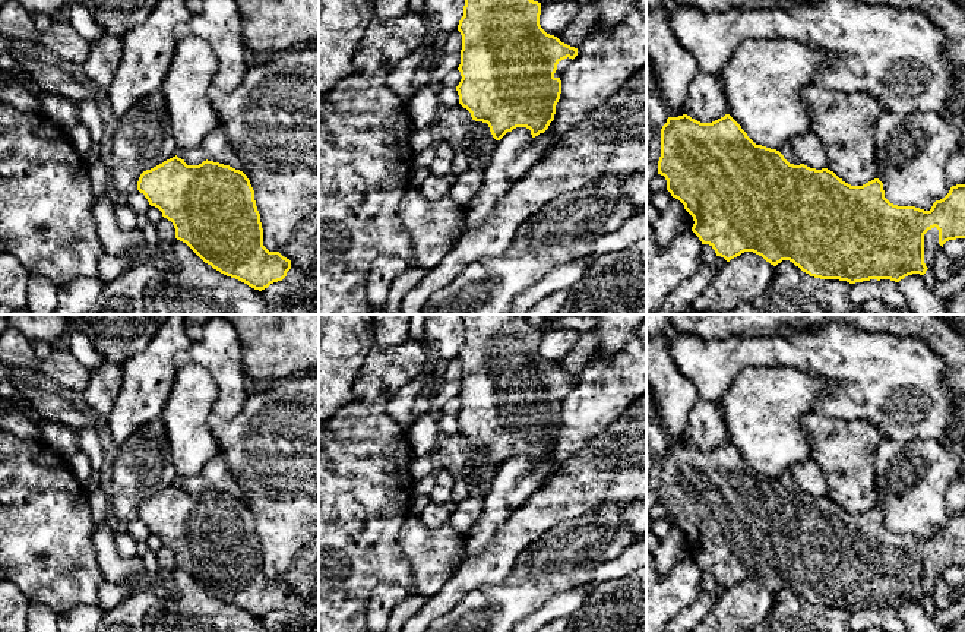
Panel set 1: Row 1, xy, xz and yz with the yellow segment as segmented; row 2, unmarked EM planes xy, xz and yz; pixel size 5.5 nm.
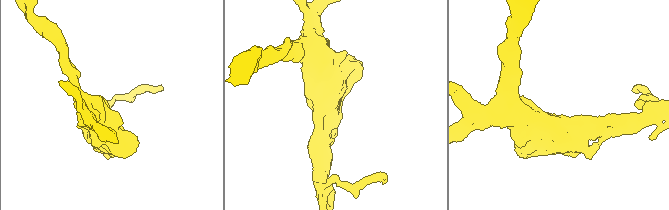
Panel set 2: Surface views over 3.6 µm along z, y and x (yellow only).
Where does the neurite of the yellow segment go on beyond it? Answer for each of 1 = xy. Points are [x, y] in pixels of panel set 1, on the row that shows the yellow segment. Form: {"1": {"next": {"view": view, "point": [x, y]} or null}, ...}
{"1": {"next": null}}

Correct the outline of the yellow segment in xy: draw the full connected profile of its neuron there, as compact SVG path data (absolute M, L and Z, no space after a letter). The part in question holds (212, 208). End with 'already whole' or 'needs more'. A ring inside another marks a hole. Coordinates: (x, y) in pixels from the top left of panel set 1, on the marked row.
M177 155L140 174L137 190L151 206L173 222L175 238L186 243L205 263L254 290L282 281L291 260L263 246L263 228L247 176L230 165L203 161L187 165Z; already whole

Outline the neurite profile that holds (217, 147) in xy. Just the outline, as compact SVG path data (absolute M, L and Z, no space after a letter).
M216 129L211 132L199 148L194 149L180 149L177 157L181 158L187 165L199 165L203 161L213 161L224 165L230 165L235 170L243 171L243 164L240 161L238 152L228 142L224 129Z

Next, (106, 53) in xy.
M101 32L101 37L91 42L89 56L82 64L85 78L95 89L107 95L121 57L121 40Z

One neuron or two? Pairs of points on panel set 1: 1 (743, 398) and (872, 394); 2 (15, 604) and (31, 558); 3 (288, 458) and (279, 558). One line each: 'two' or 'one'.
1: two
2: two
3: one

